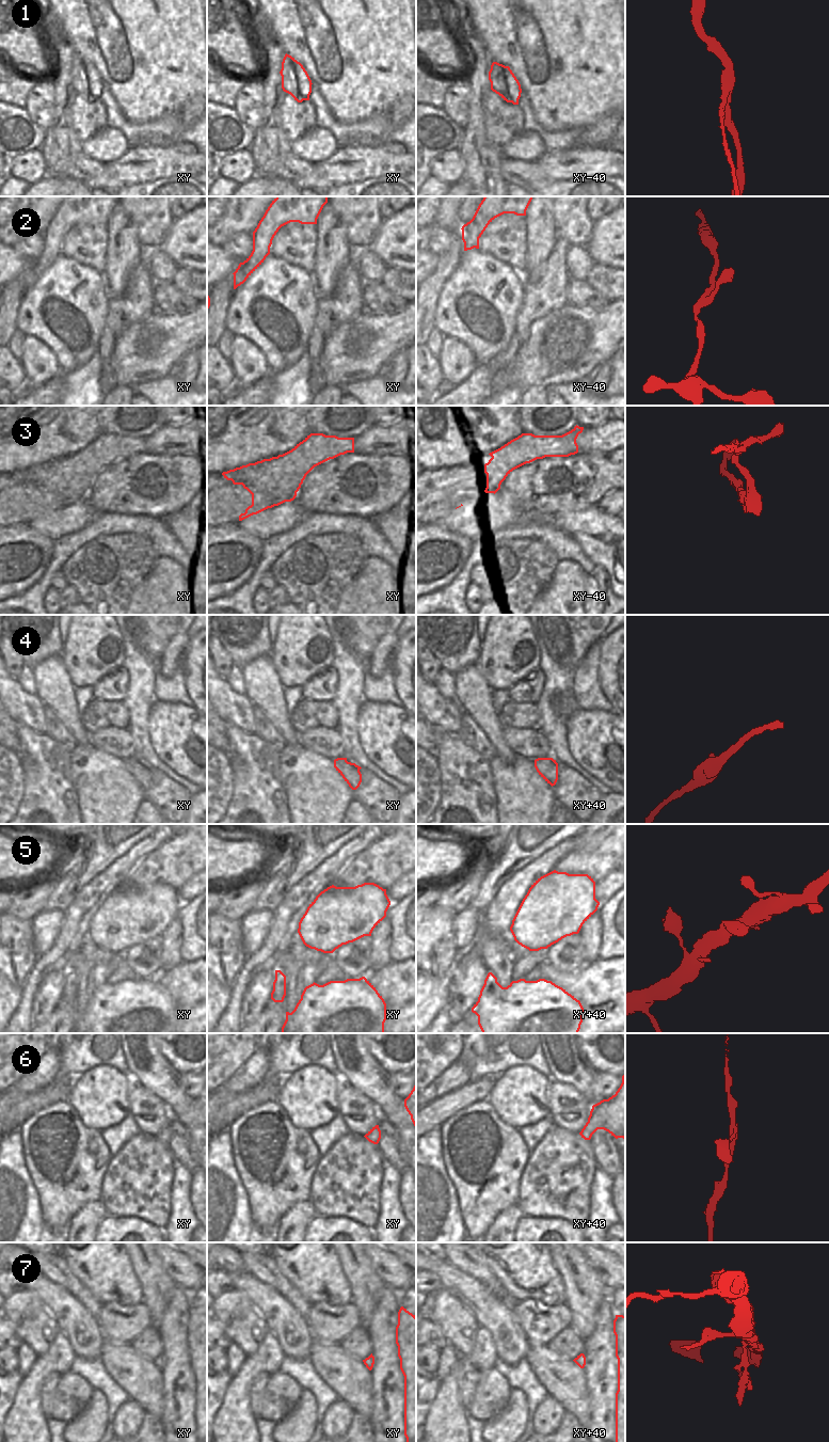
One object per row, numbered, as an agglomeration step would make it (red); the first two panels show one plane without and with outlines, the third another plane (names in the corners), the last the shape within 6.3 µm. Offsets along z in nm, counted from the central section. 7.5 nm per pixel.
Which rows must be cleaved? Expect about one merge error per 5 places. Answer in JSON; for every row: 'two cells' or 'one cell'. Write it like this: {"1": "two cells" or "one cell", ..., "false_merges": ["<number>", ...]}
{"1": "two cells", "2": "one cell", "3": "two cells", "4": "one cell", "5": "one cell", "6": "one cell", "7": "two cells", "false_merges": ["1", "3", "7"]}

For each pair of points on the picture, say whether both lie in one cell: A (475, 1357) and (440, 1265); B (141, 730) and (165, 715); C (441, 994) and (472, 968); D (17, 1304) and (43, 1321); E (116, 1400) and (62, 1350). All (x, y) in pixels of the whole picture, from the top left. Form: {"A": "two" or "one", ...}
{"A": "two", "B": "two", "C": "two", "D": "one", "E": "two"}

